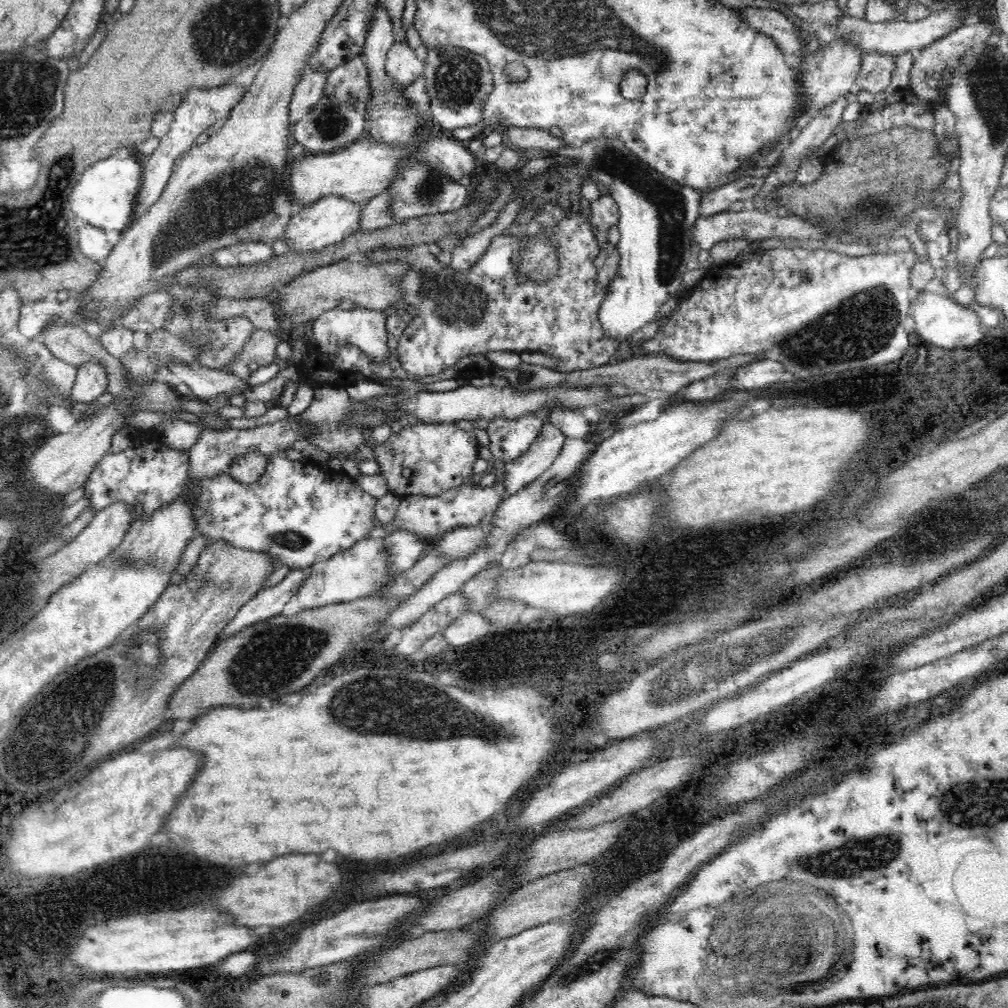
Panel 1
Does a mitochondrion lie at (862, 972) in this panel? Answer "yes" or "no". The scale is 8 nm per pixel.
no

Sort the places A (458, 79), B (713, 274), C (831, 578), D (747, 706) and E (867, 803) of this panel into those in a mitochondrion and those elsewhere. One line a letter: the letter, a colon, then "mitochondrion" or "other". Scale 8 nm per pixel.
A: mitochondrion
B: other
C: other
D: other
E: other

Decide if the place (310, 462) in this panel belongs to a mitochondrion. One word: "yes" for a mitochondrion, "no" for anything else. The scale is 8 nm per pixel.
no

